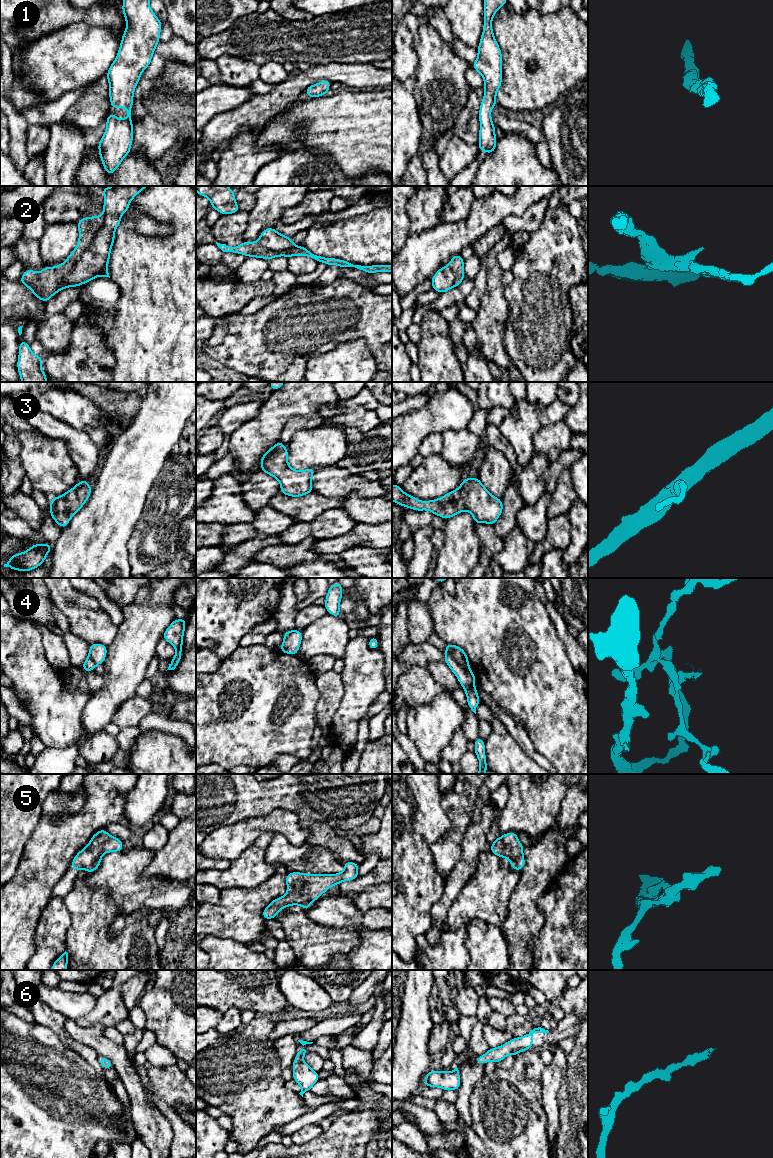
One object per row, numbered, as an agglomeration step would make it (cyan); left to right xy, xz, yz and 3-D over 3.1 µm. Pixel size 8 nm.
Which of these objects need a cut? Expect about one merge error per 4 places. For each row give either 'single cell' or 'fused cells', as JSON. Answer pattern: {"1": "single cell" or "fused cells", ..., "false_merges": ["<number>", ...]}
{"1": "single cell", "2": "single cell", "3": "single cell", "4": "fused cells", "5": "single cell", "6": "single cell", "false_merges": ["4"]}

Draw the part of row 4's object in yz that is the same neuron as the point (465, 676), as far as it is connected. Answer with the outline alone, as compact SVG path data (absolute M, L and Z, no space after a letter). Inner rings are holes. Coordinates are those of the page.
M446 654L444 662L450 667L461 686L465 689L468 707L476 714L477 705L481 702L481 700L474 686L476 679L471 668L465 668L459 665L456 660L449 654Z

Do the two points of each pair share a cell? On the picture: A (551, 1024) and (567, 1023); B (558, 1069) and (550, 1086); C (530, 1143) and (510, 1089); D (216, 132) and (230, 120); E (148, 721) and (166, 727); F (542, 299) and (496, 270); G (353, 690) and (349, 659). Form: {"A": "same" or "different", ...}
{"A": "different", "B": "same", "C": "same", "D": "same", "E": "same", "F": "different", "G": "same"}

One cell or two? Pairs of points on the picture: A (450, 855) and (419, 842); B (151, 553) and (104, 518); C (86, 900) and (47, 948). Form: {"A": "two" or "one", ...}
{"A": "two", "B": "two", "C": "two"}

